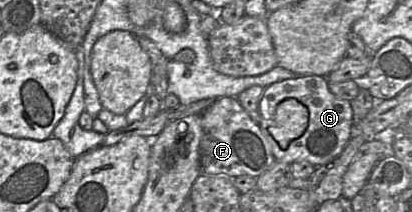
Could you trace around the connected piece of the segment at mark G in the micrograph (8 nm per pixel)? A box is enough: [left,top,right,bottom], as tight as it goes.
[259,75,353,167]

